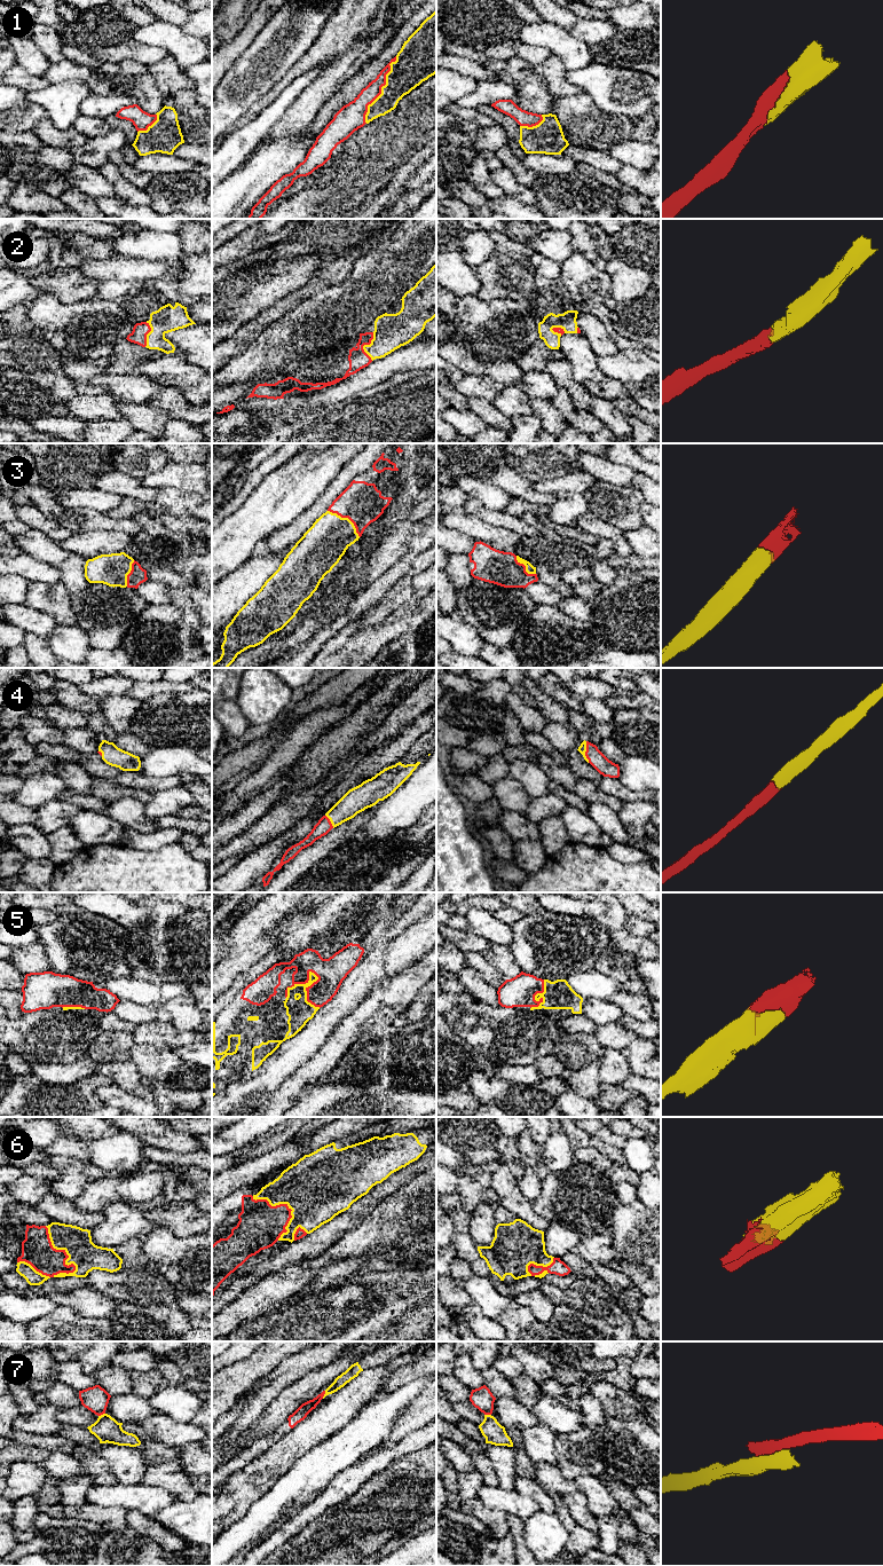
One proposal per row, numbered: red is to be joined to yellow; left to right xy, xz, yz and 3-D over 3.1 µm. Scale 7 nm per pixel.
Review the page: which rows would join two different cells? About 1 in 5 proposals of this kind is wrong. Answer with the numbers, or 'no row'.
7

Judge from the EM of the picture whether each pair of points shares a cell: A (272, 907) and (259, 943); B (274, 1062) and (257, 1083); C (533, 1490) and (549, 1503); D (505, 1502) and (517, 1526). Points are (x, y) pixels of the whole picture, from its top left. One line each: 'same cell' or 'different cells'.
A: same cell
B: same cell
C: same cell
D: different cells

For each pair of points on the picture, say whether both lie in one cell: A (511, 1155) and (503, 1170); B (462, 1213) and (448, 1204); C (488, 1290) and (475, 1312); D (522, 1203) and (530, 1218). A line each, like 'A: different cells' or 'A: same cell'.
A: different cells
B: same cell
C: different cells
D: same cell

